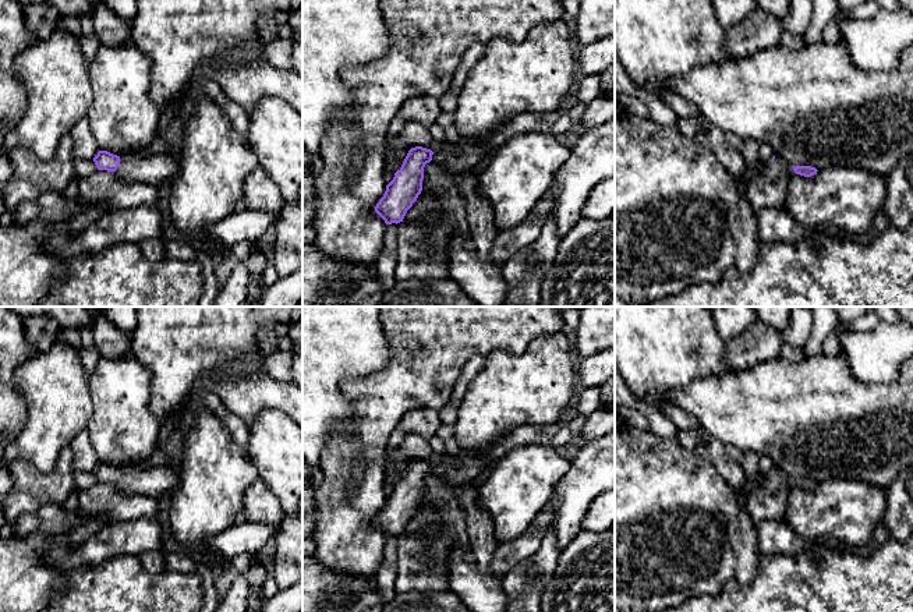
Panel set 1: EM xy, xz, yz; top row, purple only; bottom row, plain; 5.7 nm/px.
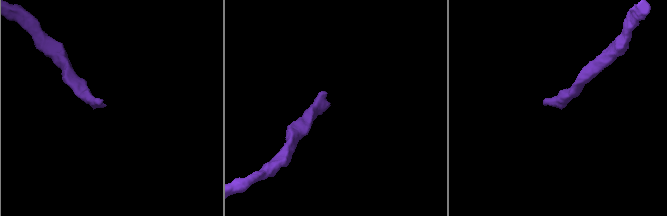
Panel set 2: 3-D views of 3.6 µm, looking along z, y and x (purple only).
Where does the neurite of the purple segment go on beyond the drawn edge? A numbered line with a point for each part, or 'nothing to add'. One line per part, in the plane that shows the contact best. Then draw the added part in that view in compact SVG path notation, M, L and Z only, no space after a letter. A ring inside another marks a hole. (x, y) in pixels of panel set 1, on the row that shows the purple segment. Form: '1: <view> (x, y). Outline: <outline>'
1: xy (154, 169). Outline: M127 153L120 156L116 174L127 183L170 183L178 174L178 160L164 153Z

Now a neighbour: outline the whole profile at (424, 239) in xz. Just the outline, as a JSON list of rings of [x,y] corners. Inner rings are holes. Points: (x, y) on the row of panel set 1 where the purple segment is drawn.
[[[431,160],[424,167],[422,191],[399,227],[396,280],[449,279],[452,240],[456,234],[467,233],[459,173]]]

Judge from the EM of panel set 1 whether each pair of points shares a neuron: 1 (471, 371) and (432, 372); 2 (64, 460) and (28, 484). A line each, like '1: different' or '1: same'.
1: different
2: same

